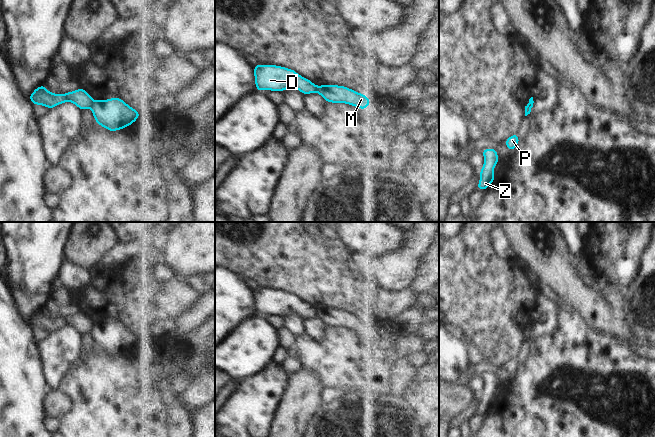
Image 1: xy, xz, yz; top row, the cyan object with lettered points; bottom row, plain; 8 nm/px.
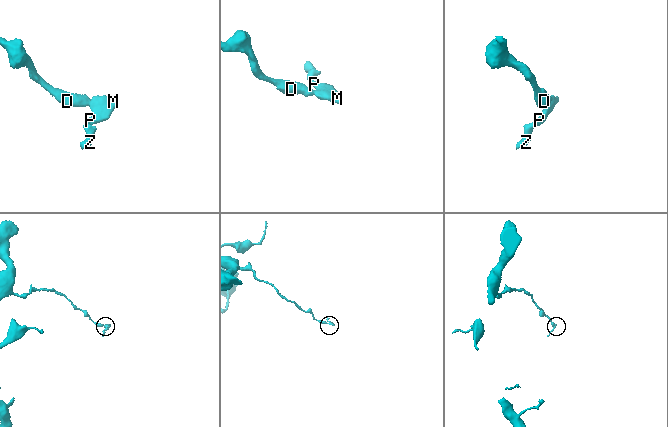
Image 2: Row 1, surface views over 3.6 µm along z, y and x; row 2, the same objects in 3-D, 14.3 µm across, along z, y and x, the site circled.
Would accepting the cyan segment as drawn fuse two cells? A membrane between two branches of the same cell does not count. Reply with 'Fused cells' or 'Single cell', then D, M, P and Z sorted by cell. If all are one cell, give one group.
Fused cells. Groups: D / M P Z

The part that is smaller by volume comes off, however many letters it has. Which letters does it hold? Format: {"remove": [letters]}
{"remove": ["M", "P", "Z"]}

